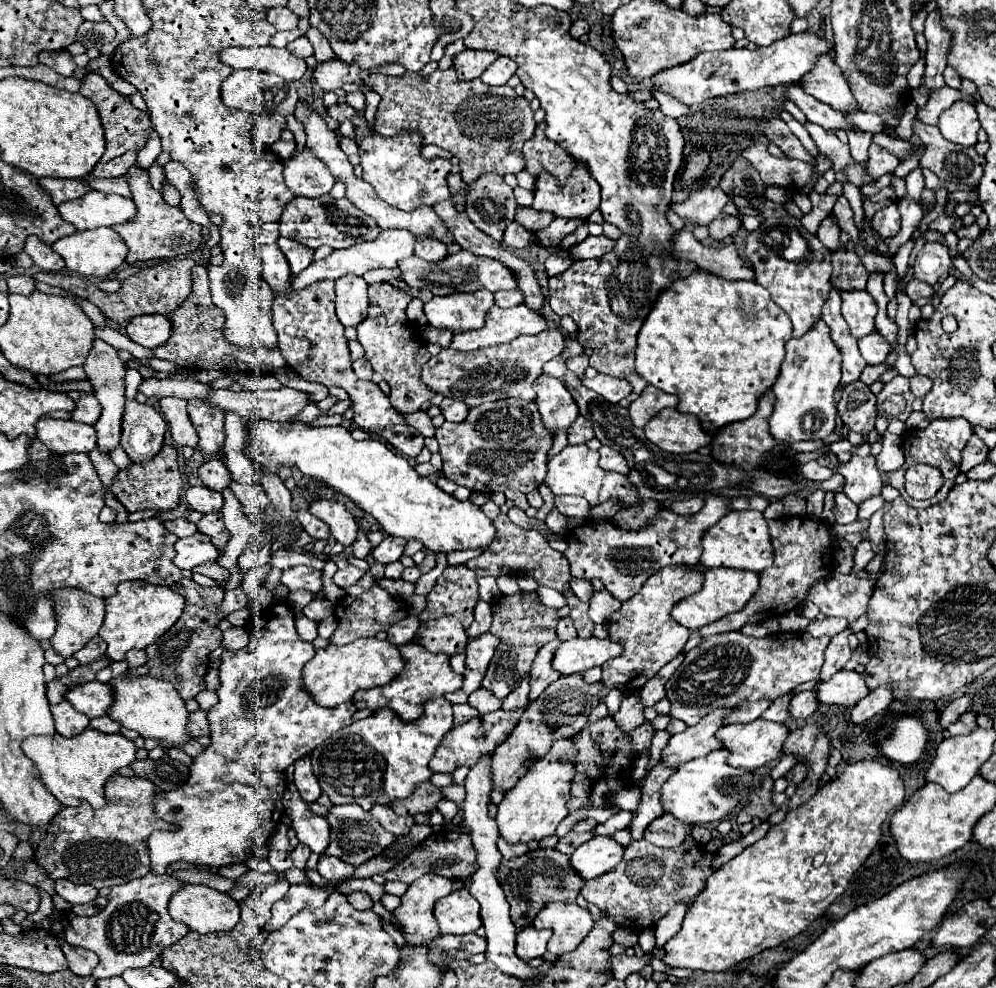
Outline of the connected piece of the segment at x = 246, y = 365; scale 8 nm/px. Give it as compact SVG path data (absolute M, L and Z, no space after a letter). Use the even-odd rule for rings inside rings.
M196 265L192 269L192 293L184 301L176 313L170 313L168 319L172 321L172 337L156 347L152 353L160 359L168 359L184 369L220 369L220 371L232 371L232 373L246 373L246 371L262 371L262 373L274 373L276 369L286 367L284 357L278 349L254 349L248 353L248 349L236 349L236 345L228 345L224 341L224 313L216 305L212 305L210 289L208 289L208 271L202 265Z

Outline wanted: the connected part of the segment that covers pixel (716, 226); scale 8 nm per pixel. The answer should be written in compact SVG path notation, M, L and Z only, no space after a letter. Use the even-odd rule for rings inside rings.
M722 213L720 217L716 217L716 219L708 225L708 231L710 231L710 237L712 237L712 239L722 241L724 237L734 235L740 227L742 227L742 223L740 223L740 217L738 217L738 215L726 215L726 213Z

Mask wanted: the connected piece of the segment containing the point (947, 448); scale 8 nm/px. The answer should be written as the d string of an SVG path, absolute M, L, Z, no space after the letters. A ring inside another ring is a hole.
M950 419L950 421L932 421L926 429L920 429L920 431L914 431L910 437L910 441L902 441L902 447L904 447L904 465L902 465L902 471L892 471L890 475L888 475L888 485L892 485L892 487L896 487L898 491L900 491L900 495L902 495L902 499L910 505L910 507L916 507L916 509L924 509L924 507L930 507L930 505L936 505L936 503L940 503L940 501L944 501L946 497L948 497L948 491L954 487L954 481L956 481L956 477L960 475L960 461L962 461L962 457L960 457L960 453L962 453L962 449L966 447L966 443L968 443L968 439L972 437L972 425L968 425L968 421L964 421L964 419ZM916 461L920 461L920 463L928 463L928 465L936 465L940 471L942 471L942 475L944 475L944 485L942 485L942 489L932 497L932 499L926 499L926 501L916 501L916 499L912 499L912 497L908 497L906 495L906 491L904 491L904 469L908 469L908 465L916 465Z

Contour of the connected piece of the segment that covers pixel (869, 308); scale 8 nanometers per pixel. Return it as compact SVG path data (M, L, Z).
M842 291L842 317L846 319L852 337L860 339L874 331L874 317L878 305L868 291Z

